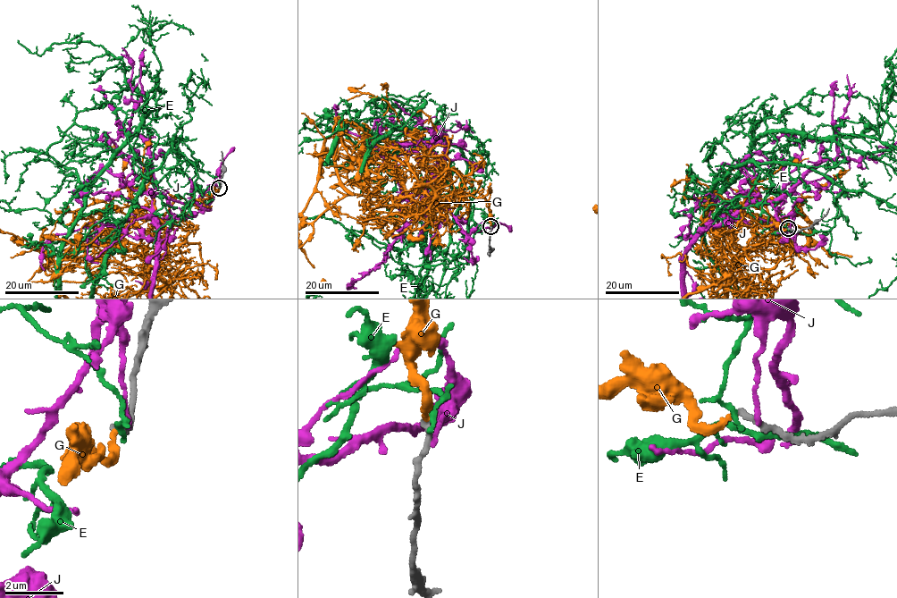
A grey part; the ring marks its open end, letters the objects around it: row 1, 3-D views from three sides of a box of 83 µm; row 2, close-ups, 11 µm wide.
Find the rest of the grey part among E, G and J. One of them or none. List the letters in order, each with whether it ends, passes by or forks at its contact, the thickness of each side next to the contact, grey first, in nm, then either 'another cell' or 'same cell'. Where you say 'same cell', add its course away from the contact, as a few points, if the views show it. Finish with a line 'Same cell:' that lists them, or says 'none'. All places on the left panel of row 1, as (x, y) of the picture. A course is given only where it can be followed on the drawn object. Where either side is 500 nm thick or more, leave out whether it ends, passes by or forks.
E: it passes by; 200 nm thick on the grey side, 130 nm on the other; another cell
G: it ends there; 200 nm thick on the grey side, 200 nm on the other; same cell
J: it ends there; 280 nm thick on the grey side, 150 nm on the other; another cell
Same cell: G

